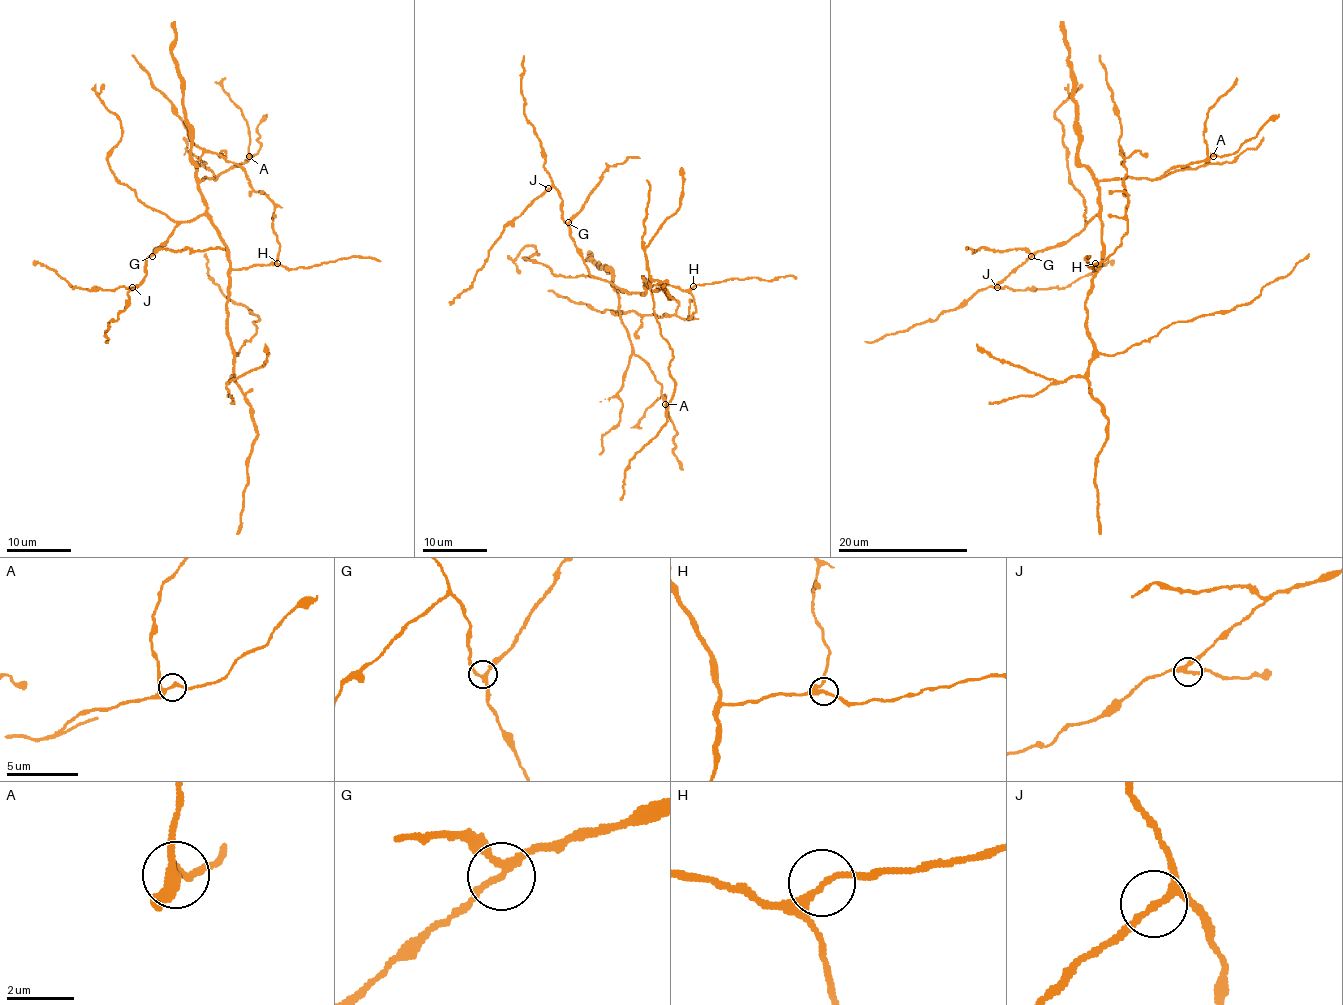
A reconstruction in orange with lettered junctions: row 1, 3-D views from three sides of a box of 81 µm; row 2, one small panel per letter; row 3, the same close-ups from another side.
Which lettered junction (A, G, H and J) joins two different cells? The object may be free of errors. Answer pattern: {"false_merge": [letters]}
{"false_merge": []}

